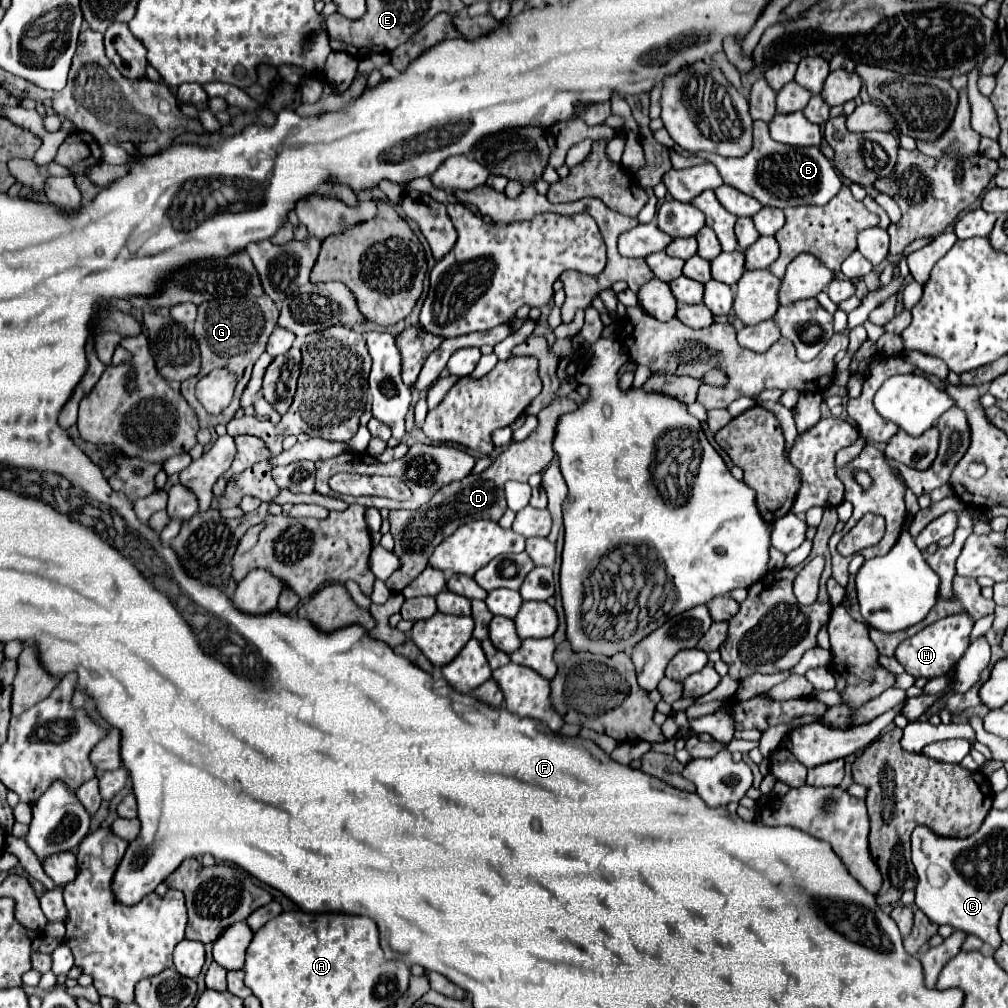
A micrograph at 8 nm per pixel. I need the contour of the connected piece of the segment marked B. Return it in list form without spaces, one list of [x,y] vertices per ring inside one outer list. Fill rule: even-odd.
[[[763,121],[753,125],[755,147],[745,157],[721,157],[717,153],[699,153],[699,157],[713,163],[723,181],[733,189],[755,197],[761,205],[769,207],[791,207],[791,205],[825,205],[839,189],[841,177],[835,173],[831,161],[819,151],[819,147],[793,147],[771,139],[769,127]]]

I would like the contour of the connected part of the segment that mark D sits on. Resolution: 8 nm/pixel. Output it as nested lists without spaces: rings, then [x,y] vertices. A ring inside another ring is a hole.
[[[567,397],[553,399],[547,407],[539,411],[537,429],[525,441],[509,443],[509,447],[499,453],[499,457],[493,461],[493,465],[487,471],[483,471],[481,475],[471,473],[457,483],[445,485],[419,511],[391,511],[389,523],[391,523],[391,535],[395,537],[393,551],[401,559],[401,567],[387,579],[387,587],[391,591],[403,591],[427,567],[427,559],[433,553],[433,549],[445,537],[449,537],[459,525],[479,519],[499,521],[507,511],[503,483],[509,479],[525,483],[533,473],[541,473],[551,463],[551,459],[555,457],[555,451],[551,449],[551,441],[555,437],[555,421],[559,419],[559,415],[573,411],[575,407],[577,407],[575,401],[569,401]]]

